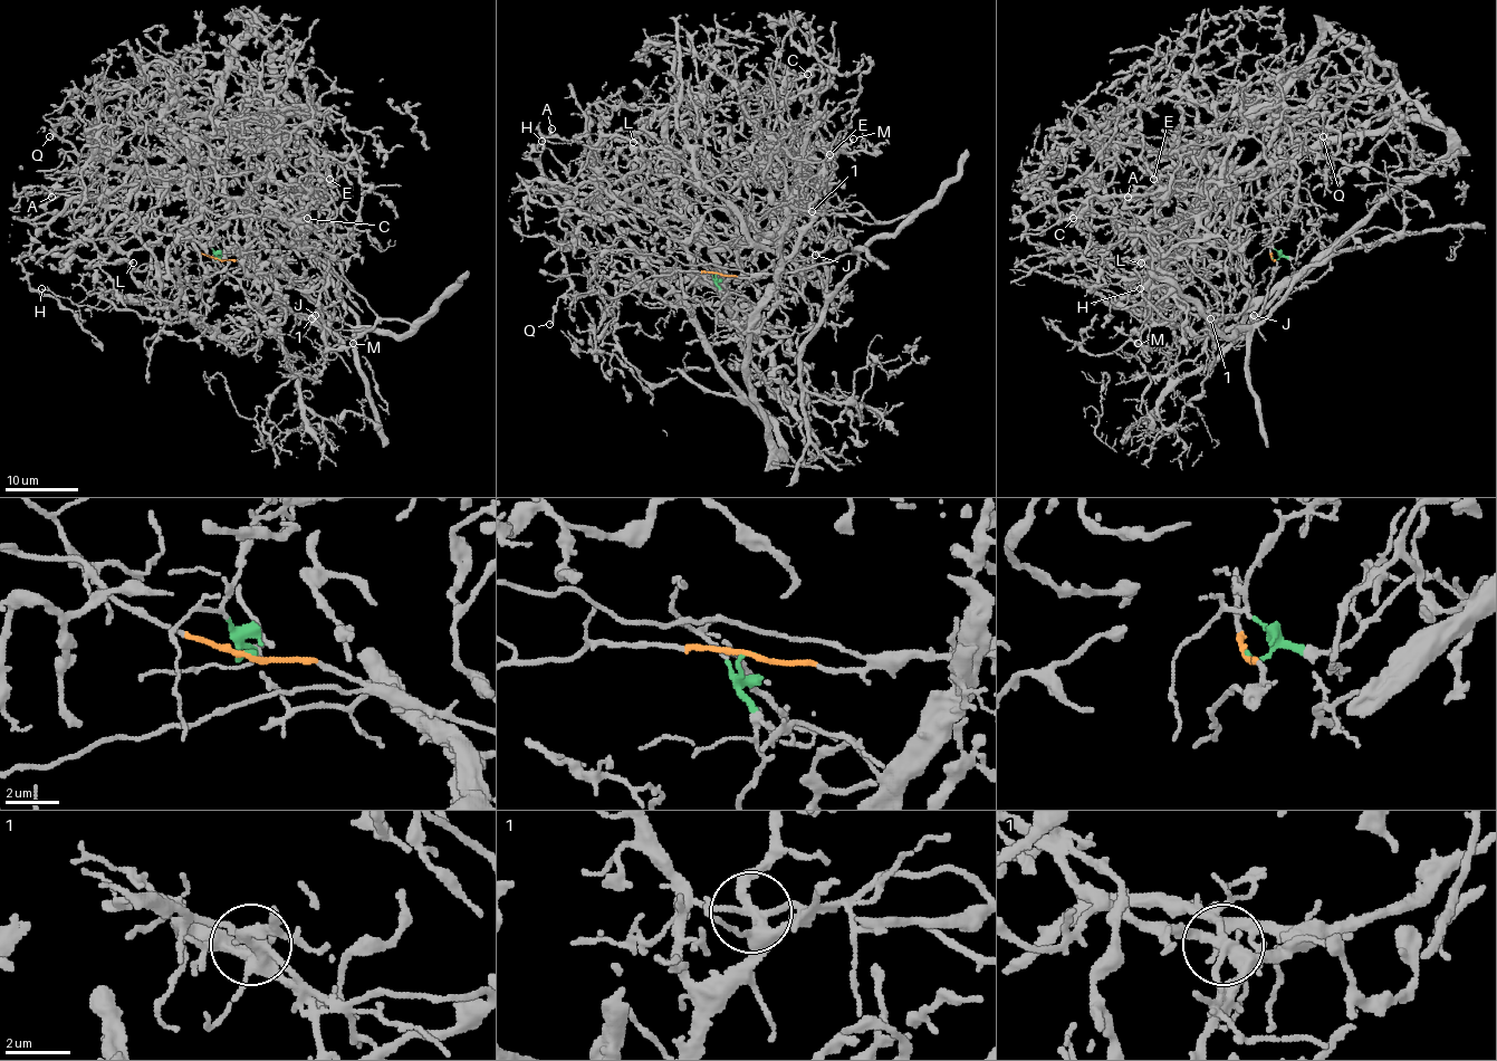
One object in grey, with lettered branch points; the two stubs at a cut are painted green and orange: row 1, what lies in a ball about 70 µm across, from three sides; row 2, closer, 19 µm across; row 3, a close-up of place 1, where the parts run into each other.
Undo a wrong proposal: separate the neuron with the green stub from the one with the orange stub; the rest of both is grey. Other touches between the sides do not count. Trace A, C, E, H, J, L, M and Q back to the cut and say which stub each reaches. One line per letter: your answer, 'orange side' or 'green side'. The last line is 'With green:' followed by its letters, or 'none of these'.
A: green side
C: green side
E: green side
H: green side
J: green side
L: green side
M: green side
Q: green side
With green: A, C, E, H, J, L, M, Q

